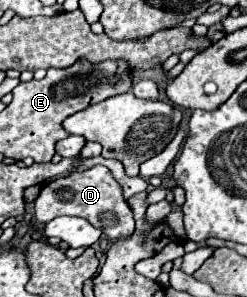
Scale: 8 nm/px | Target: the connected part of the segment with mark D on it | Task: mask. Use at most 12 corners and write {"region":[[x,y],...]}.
{"region":[[106,166],[42,186],[34,216],[80,216],[110,242],[134,216]]}

